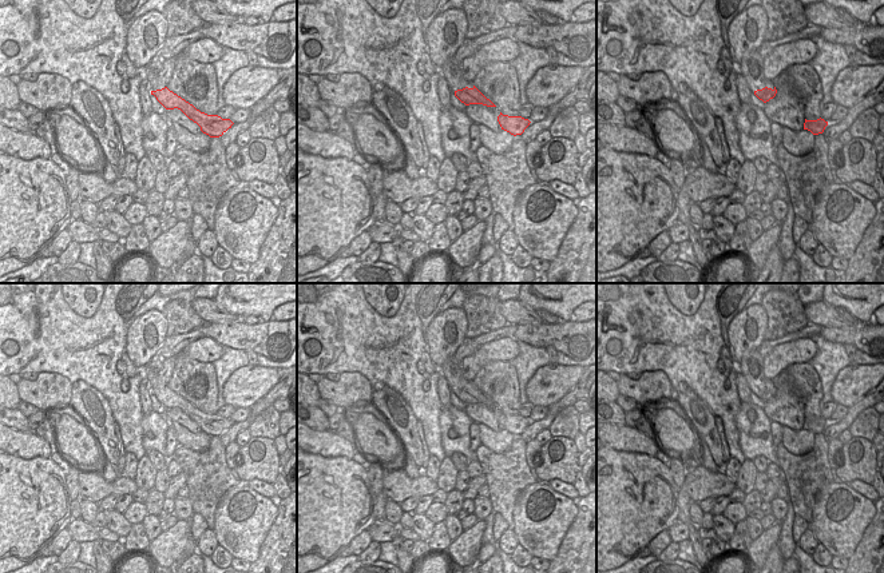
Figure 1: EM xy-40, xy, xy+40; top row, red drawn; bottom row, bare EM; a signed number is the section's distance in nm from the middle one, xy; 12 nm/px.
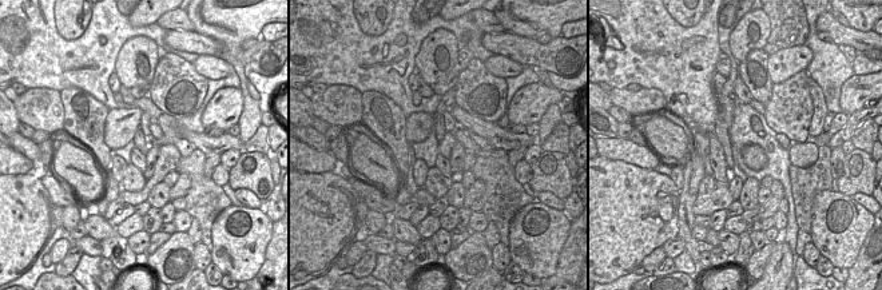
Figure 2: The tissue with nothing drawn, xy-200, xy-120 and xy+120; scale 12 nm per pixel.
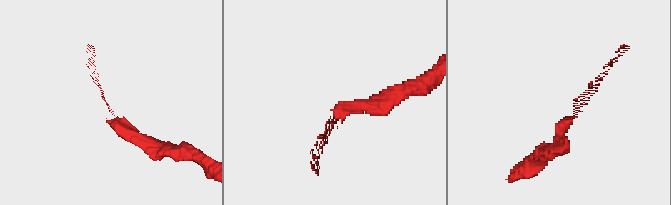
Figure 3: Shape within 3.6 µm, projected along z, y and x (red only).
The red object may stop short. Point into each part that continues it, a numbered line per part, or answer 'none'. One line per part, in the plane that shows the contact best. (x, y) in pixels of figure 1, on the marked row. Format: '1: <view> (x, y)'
none

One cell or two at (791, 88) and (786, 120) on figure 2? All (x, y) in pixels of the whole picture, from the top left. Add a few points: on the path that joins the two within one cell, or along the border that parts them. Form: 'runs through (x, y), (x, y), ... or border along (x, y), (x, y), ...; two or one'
runs through (791, 96), (787, 112); one

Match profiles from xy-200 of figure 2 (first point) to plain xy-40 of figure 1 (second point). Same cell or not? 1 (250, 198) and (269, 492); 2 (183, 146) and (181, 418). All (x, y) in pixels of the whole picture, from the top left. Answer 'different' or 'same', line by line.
1: same
2: same

